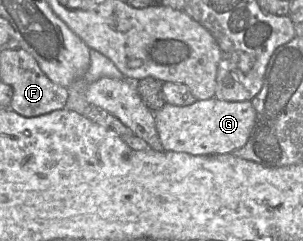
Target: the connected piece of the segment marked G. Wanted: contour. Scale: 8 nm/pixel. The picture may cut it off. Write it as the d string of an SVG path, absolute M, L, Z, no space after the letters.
M215 97L188 106L165 104L154 113L156 129L165 151L192 155L230 154L248 141L256 121L251 101L229 102Z

